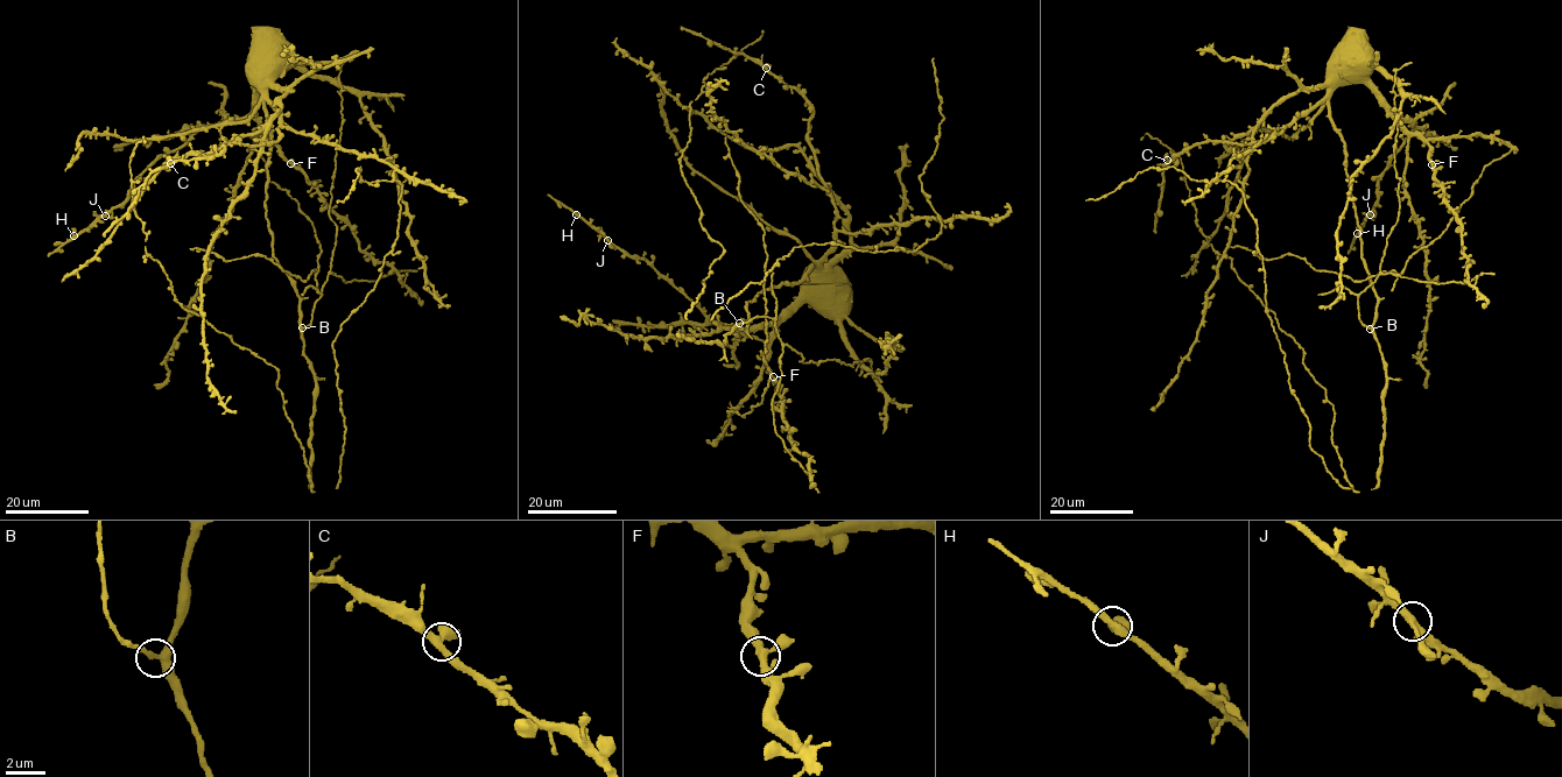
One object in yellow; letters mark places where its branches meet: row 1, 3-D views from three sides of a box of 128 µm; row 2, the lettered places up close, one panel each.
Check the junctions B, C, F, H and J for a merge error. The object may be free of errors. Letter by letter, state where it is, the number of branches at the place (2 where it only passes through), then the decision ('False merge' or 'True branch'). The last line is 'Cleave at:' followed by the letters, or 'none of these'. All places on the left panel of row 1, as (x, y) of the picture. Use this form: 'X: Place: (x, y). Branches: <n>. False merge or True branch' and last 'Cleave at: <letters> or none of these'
B: Place: (302, 327). Branches: 3. True branch
C: Place: (170, 163). Branches: 3. True branch
F: Place: (290, 163). Branches: 3. True branch
H: Place: (74, 235). Branches: 3. True branch
J: Place: (105, 216). Branches: 3. True branch
Cleave at: none of these

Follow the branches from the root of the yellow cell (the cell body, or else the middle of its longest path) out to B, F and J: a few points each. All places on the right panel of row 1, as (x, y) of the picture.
B: (1331, 65), (1327, 70), (1329, 119), (1344, 145), (1360, 256), (1378, 299), (1376, 319), (1370, 329)
F: (1331, 65), (1339, 76), (1360, 79), (1371, 86), (1379, 101), (1408, 131), (1421, 136), (1429, 148), (1432, 164)
J: (1331, 65), (1339, 76), (1371, 86), (1394, 114), (1412, 120), (1412, 131), (1379, 181), (1379, 196), (1370, 214)

